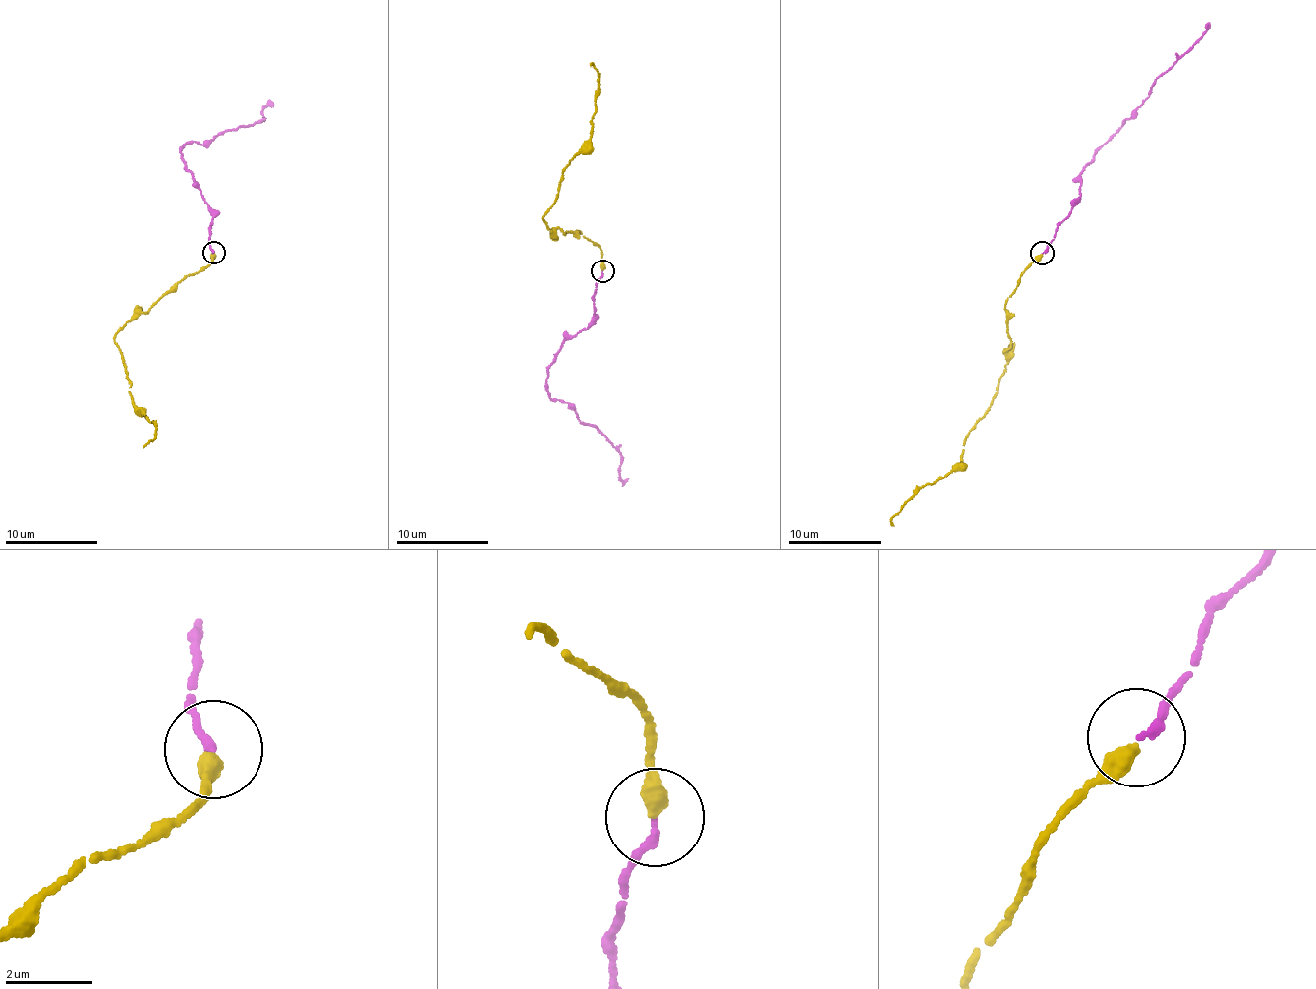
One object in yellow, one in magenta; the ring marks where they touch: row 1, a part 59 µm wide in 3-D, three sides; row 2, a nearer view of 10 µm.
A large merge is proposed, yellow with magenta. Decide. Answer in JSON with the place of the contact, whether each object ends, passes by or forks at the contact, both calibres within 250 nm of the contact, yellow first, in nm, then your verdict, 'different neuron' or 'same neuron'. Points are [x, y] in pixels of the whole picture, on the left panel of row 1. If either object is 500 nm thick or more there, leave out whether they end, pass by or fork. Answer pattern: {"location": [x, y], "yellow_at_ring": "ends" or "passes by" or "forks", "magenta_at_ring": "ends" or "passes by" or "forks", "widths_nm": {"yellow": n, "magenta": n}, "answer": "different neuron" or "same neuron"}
{"location": [213, 252], "yellow_at_ring": "ends", "magenta_at_ring": "ends", "widths_nm": {"yellow": 400, "magenta": 180}, "answer": "same neuron"}

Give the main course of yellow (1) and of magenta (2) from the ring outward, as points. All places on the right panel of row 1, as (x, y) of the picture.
1: (1042, 253), (1007, 300), (1010, 340), (990, 410), (970, 432), (951, 469), (926, 483), (891, 520), (893, 526)
2: (1042, 253), (1079, 197), (1082, 169), (1092, 161), (1094, 151), (1122, 126), (1147, 98), (1157, 79), (1209, 23)

